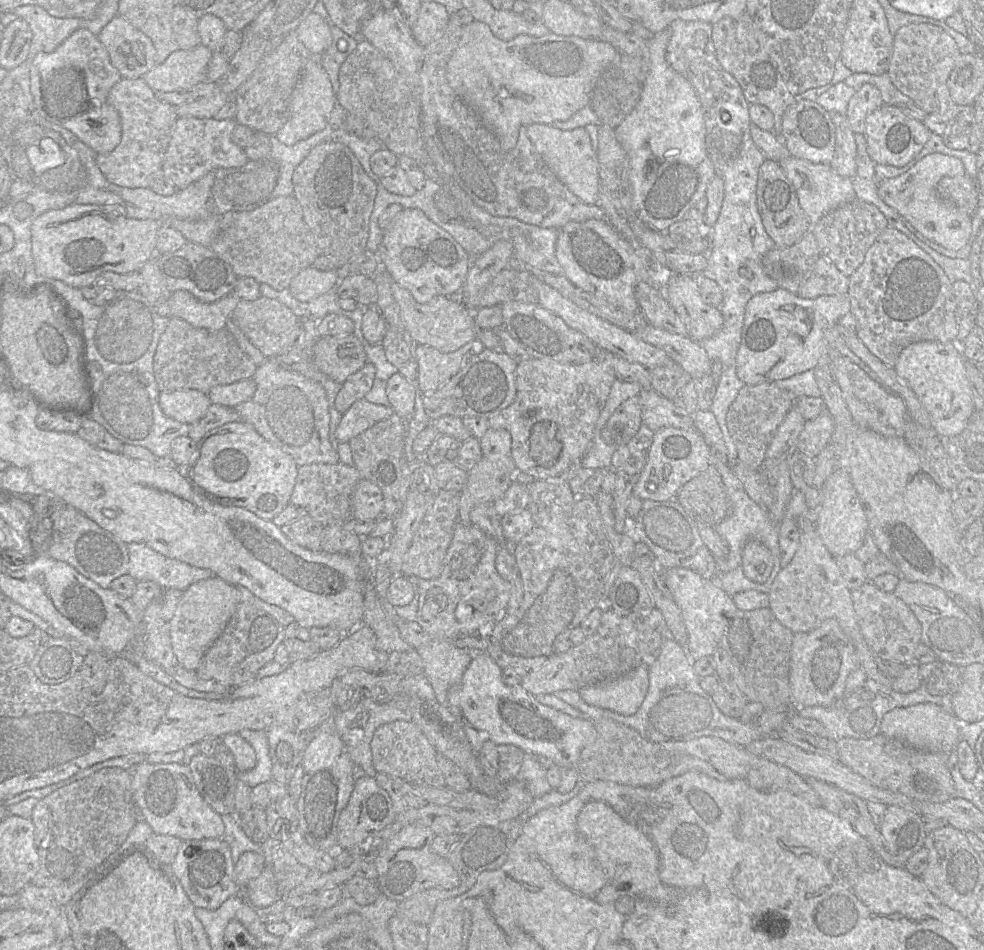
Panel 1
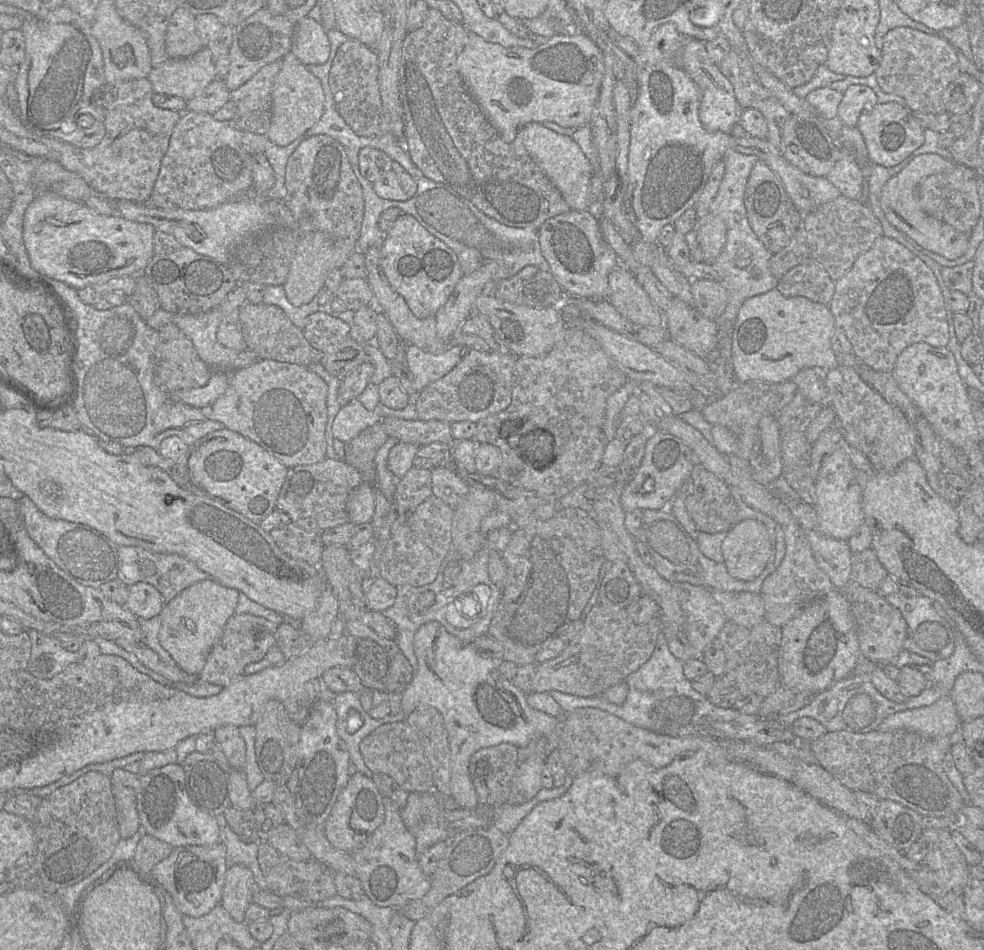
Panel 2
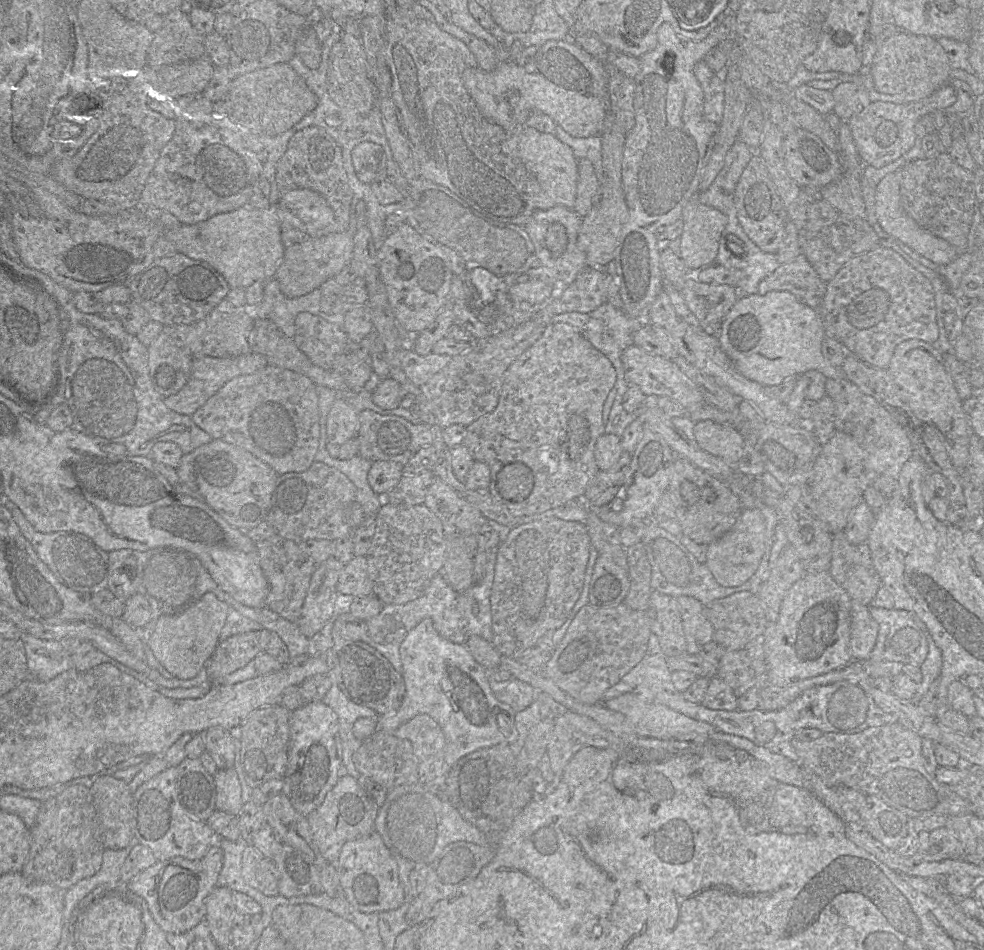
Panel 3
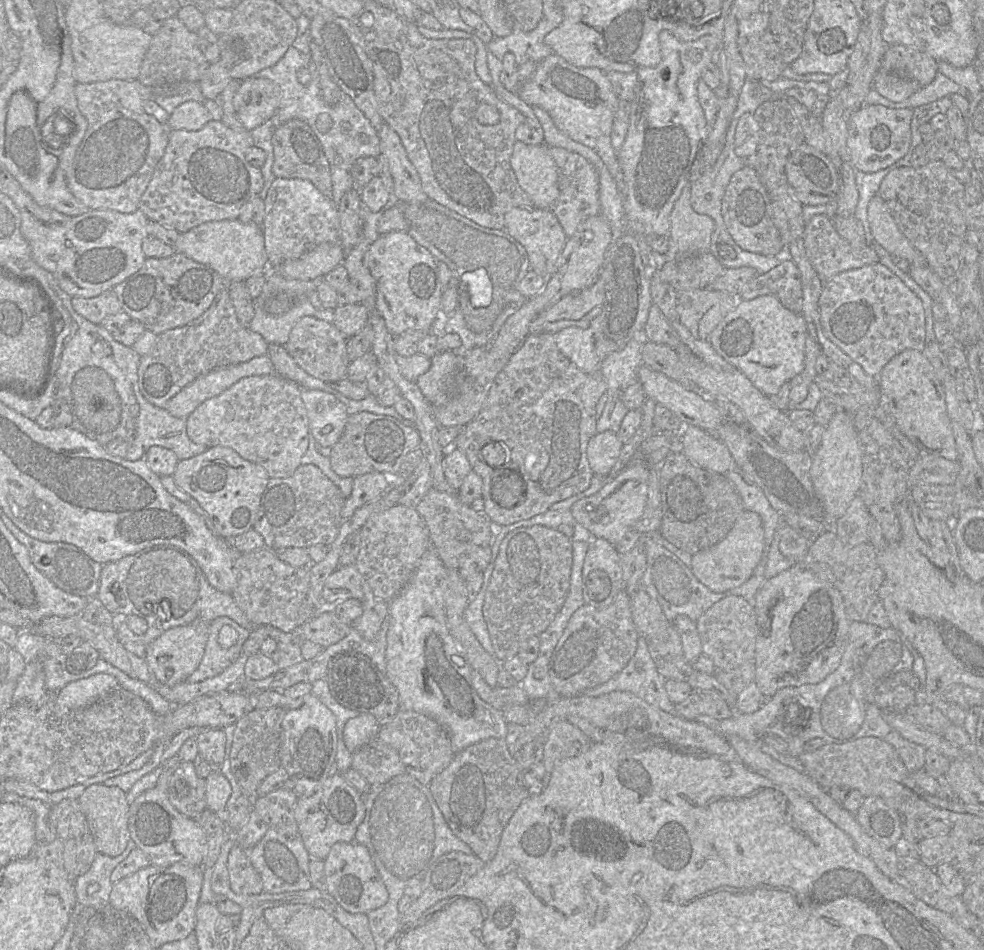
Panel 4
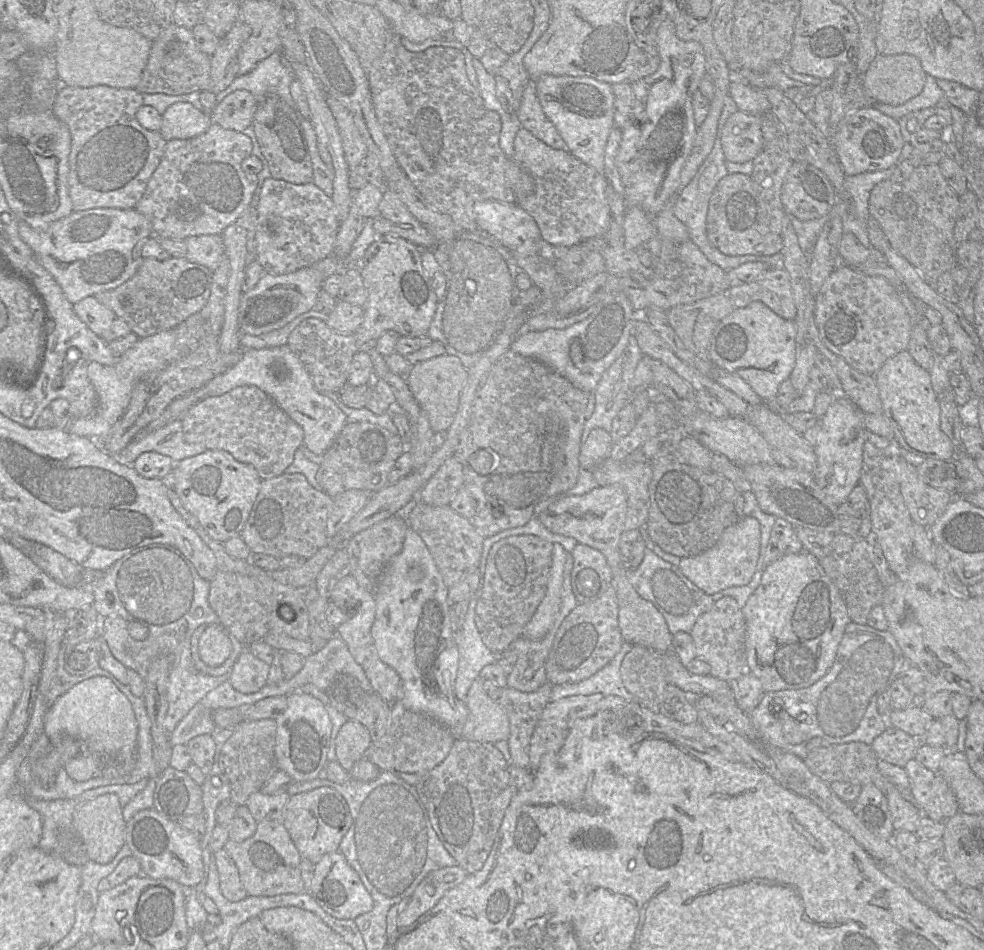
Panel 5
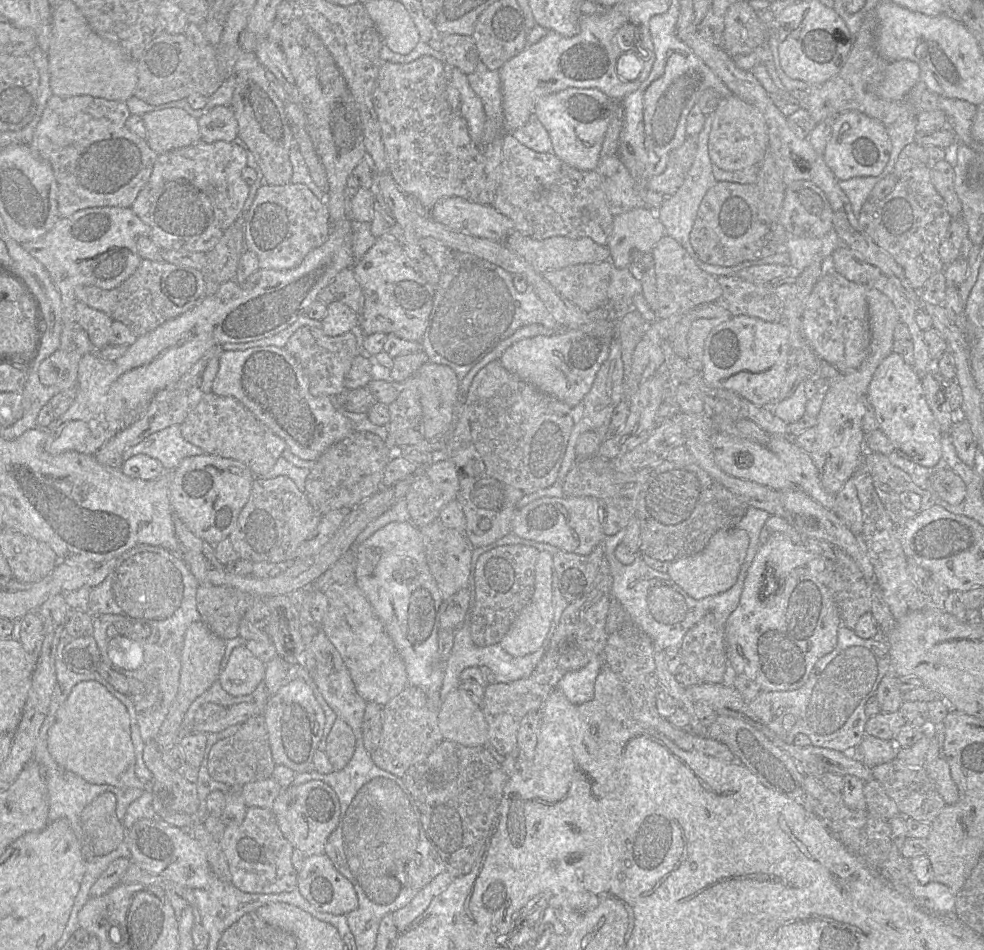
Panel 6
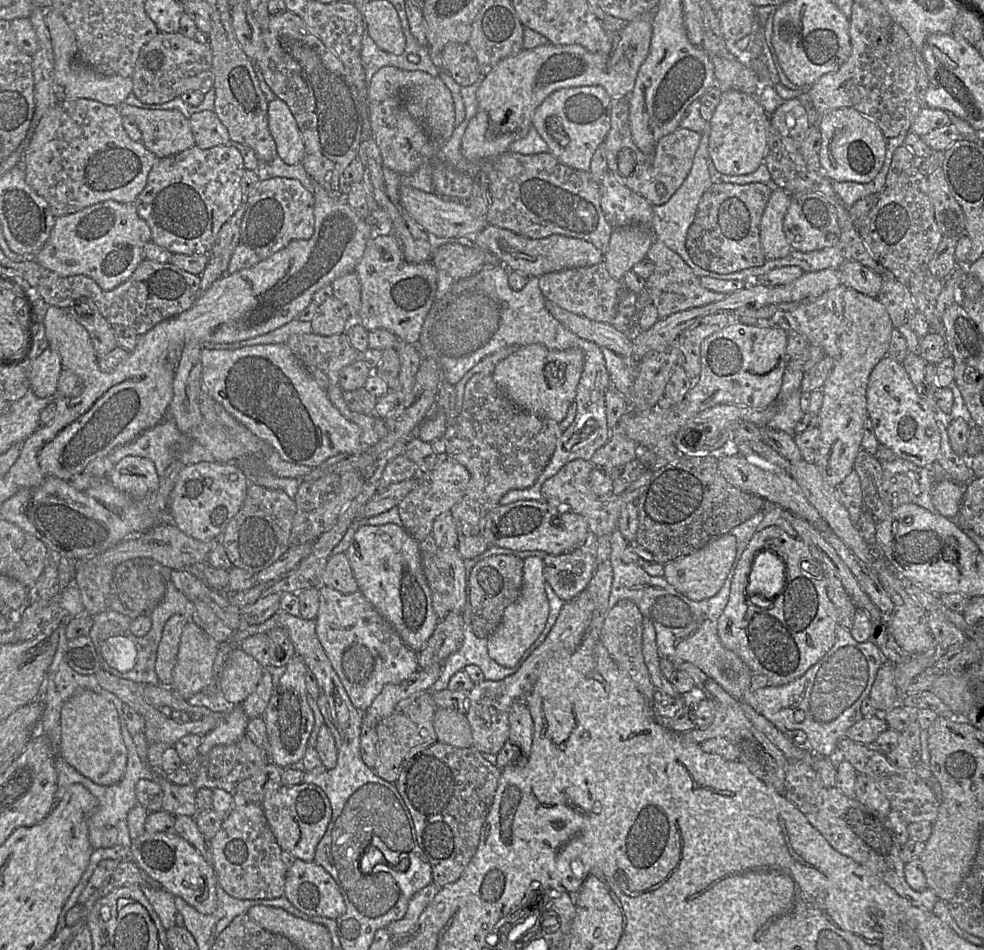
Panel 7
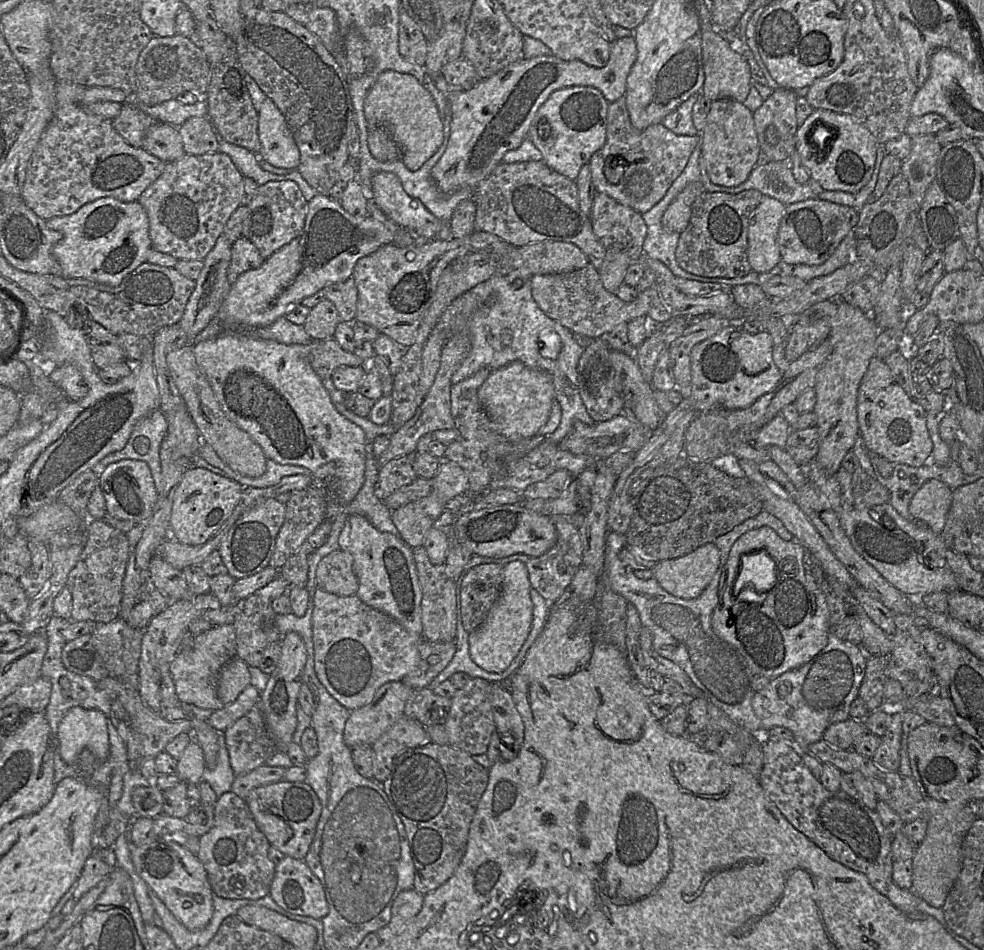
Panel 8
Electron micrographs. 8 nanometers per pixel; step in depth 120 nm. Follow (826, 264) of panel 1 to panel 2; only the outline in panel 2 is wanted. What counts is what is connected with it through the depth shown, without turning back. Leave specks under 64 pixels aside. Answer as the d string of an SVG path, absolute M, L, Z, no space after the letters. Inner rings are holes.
M810 257L778 279L776 288L786 297L802 296L829 305L835 292L835 281Z

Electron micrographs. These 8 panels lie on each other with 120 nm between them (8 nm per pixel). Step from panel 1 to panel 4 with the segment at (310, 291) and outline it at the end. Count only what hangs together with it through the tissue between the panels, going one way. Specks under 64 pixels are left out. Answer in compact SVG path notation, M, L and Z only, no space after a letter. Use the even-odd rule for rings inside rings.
M322 243L272 271L278 271L289 279L310 281L323 278L342 265L345 255L346 251L340 243Z

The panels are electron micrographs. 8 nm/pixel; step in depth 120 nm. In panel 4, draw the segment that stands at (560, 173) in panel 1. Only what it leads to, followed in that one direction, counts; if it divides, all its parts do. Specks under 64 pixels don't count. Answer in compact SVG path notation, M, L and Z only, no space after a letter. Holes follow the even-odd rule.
M516 141L510 163L520 187L531 198L534 207L551 210L559 196L557 166L545 143L529 145Z

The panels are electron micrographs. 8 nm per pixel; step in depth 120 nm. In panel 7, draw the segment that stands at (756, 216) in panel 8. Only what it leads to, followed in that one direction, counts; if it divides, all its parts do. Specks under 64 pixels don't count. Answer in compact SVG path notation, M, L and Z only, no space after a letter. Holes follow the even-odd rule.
M773 188L762 214L759 236L766 260L783 258L792 250L783 231L790 197L785 191Z

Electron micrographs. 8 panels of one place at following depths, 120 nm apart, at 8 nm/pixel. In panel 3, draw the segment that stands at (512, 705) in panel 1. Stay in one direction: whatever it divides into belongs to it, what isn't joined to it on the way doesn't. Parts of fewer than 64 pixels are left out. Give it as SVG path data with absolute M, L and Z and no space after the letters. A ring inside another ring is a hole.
M423 619L407 633L400 645L400 657L406 692L401 706L395 712L379 716L378 730L393 733L403 723L419 714L431 716L445 734L445 761L449 769L461 758L479 749L500 743L512 744L517 740L518 731L515 726L517 713L494 696L489 684L491 673L474 659L465 644L454 643L443 638L435 629L431 619Z

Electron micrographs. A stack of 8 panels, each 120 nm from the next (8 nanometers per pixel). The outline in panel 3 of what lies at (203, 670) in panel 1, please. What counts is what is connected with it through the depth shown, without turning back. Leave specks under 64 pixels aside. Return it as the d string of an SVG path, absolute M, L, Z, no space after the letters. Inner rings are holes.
M266 629L235 634L219 642L207 662L210 682L220 682L225 676L245 667L259 654L266 652L271 632Z

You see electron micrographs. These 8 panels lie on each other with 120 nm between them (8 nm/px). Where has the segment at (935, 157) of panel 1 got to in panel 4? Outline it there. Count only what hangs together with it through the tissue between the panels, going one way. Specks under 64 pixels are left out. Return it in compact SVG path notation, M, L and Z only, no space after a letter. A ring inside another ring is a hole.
M877 194L868 204L867 219L874 239L889 254L906 259L915 266L926 266L923 255L902 234L886 202Z

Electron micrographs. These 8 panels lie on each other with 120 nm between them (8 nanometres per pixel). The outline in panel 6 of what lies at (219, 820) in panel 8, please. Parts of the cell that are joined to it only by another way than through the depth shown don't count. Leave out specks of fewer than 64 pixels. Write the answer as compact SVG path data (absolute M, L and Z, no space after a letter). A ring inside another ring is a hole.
M249 807L242 824L226 826L219 842L231 873L231 884L244 893L278 894L297 890L297 875L291 862L293 846L281 833L271 810Z

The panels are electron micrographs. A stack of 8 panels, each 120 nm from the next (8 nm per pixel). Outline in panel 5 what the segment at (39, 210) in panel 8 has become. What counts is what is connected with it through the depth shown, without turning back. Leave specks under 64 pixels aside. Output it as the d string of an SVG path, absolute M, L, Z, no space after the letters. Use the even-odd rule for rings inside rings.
M60 86L52 106L54 115L67 125L71 134L67 186L73 211L93 208L135 209L147 183L159 165L166 141L159 131L151 131L138 122L136 112L143 96L136 88Z

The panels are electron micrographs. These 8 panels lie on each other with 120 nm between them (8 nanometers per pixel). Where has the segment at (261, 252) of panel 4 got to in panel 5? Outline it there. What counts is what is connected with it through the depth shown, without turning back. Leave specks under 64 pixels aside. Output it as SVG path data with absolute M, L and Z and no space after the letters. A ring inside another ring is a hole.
M221 235L190 236L183 240L187 246L186 258L215 270L225 256L225 249Z

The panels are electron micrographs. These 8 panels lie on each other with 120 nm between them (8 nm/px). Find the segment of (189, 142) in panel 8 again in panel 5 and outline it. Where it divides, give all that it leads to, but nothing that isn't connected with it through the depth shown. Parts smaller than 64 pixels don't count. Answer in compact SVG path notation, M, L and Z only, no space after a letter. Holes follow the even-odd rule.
M236 90L217 103L210 114L219 126L245 133L251 127L259 101L247 90Z

